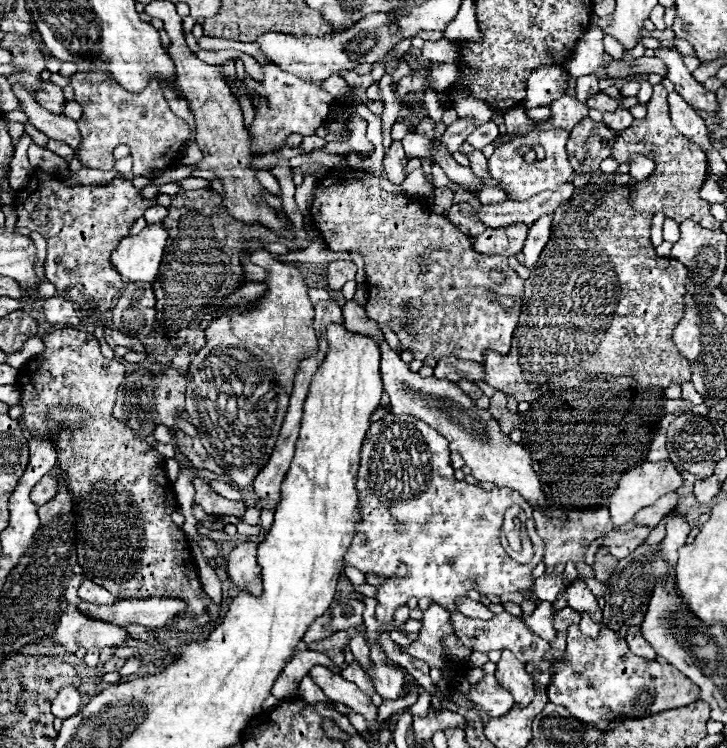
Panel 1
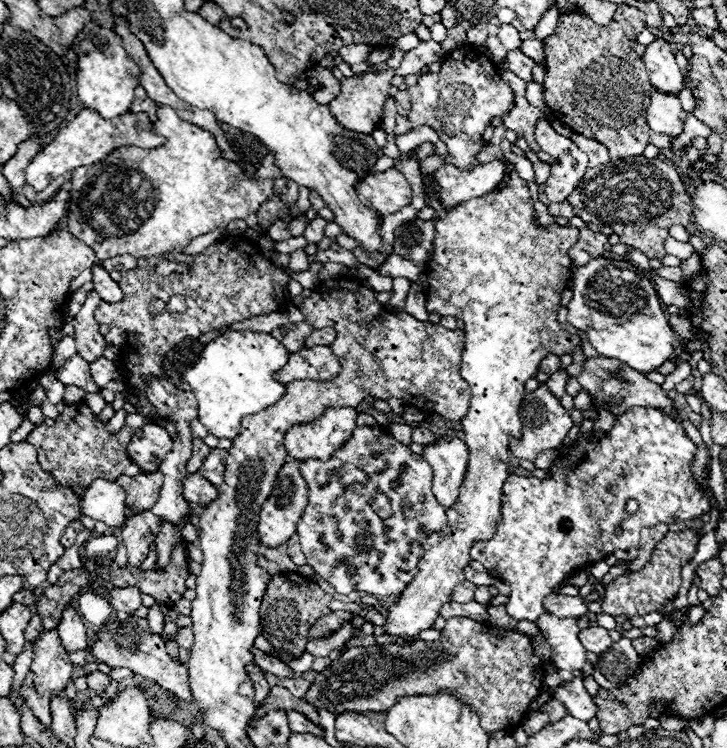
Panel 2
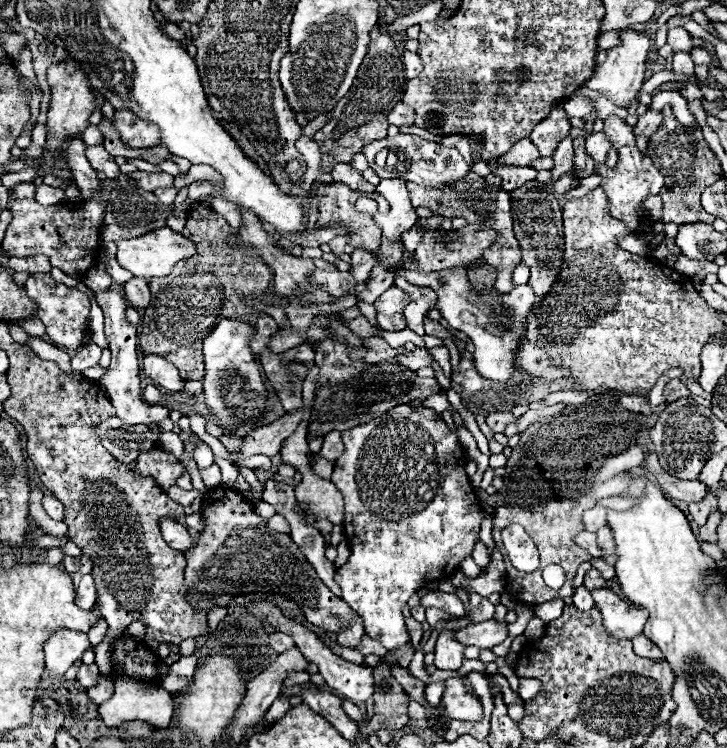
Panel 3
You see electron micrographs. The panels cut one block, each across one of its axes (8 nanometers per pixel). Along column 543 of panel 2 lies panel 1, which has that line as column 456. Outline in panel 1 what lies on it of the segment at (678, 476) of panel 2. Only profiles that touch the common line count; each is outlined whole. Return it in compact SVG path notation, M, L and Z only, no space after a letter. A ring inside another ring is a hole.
M386 414L382 416L378 422L372 424L370 428L370 434L366 434L366 442L362 446L362 458L360 458L360 470L358 470L358 482L356 482L356 488L358 488L358 496L360 496L360 508L362 508L362 522L358 524L358 530L356 530L356 536L354 536L354 542L348 550L348 556L344 558L344 566L354 566L358 568L360 572L372 572L372 574L378 574L378 576L384 576L386 578L386 584L378 586L378 594L376 594L376 600L378 600L378 608L376 608L376 618L384 624L392 622L394 620L394 612L398 606L406 604L408 598L432 598L434 602L438 602L442 608L446 608L450 614L456 614L458 608L456 608L456 600L458 598L466 598L468 590L478 590L480 594L484 596L490 596L490 594L496 594L496 596L502 596L502 594L508 594L508 592L518 592L518 590L534 590L534 576L532 576L532 570L534 566L532 564L518 564L514 562L506 552L504 552L504 546L500 542L500 534L502 534L502 522L504 522L504 512L512 506L512 504L518 504L522 506L522 509L526 511L526 514L533 518L533 508L529 506L528 502L514 490L510 488L494 488L494 490L482 490L478 486L472 486L464 480L456 480L454 478L454 468L450 464L450 450L448 450L448 442L446 438L442 438L434 428L430 428L428 424L424 424L422 420L418 418L412 418L412 416L406 416L406 414ZM404 564L408 568L408 576L404 578L396 578L396 568Z

